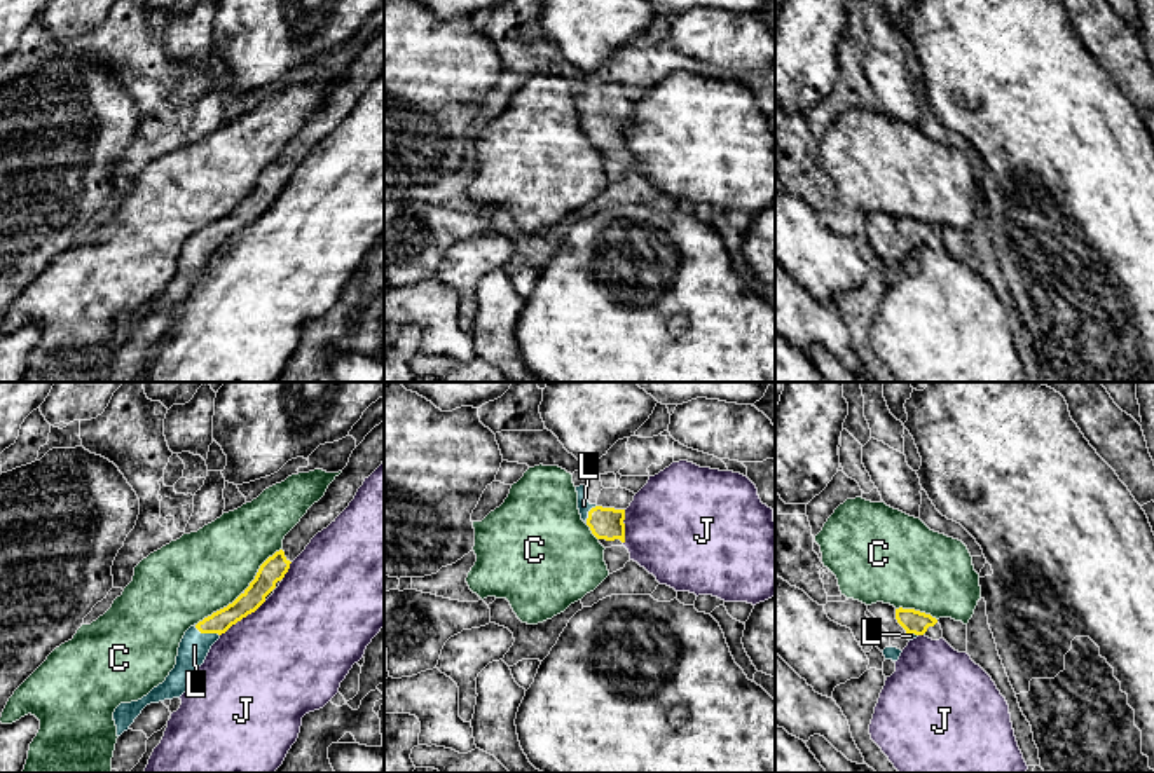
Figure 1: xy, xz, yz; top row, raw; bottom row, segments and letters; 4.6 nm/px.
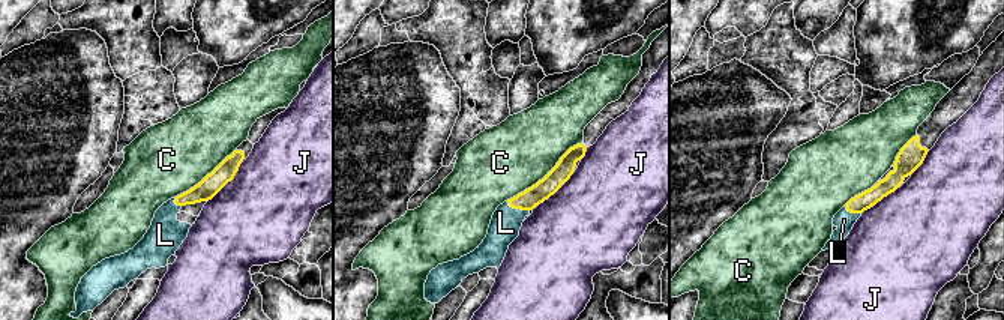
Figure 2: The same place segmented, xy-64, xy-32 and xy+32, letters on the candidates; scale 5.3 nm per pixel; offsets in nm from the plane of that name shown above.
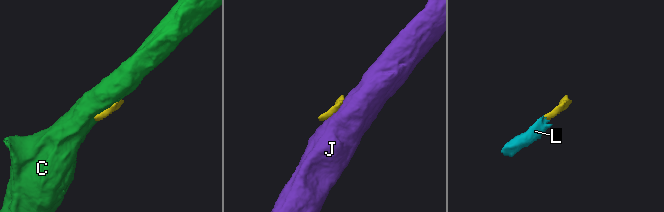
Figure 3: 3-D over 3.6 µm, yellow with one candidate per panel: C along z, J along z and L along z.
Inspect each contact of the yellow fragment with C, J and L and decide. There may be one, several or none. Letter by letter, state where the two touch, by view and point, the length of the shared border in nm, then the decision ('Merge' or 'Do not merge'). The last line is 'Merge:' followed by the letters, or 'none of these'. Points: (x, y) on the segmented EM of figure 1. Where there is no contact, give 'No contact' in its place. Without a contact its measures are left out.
C: Touches yellow at xy (241, 594). Shared border 550 nm. Do not merge
J: Touches yellow at xy (243, 616). Shared border 280 nm. Do not merge
L: Touches yellow at xy (206, 632). Shared border 130 nm. Merge
Merge: L

